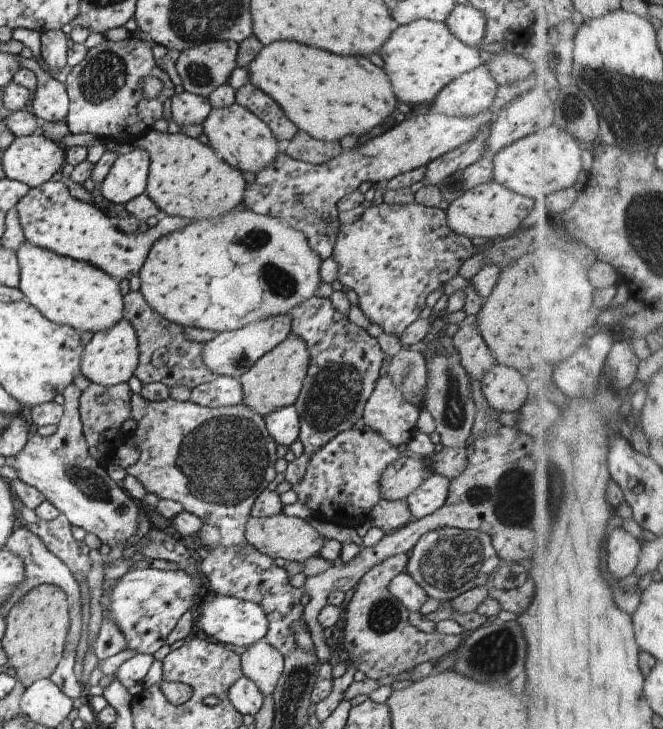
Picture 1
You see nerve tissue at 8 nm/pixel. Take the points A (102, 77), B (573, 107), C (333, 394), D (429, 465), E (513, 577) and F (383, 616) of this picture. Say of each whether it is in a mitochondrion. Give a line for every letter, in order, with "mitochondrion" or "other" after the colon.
A: mitochondrion
B: mitochondrion
C: mitochondrion
D: other
E: other
F: mitochondrion

